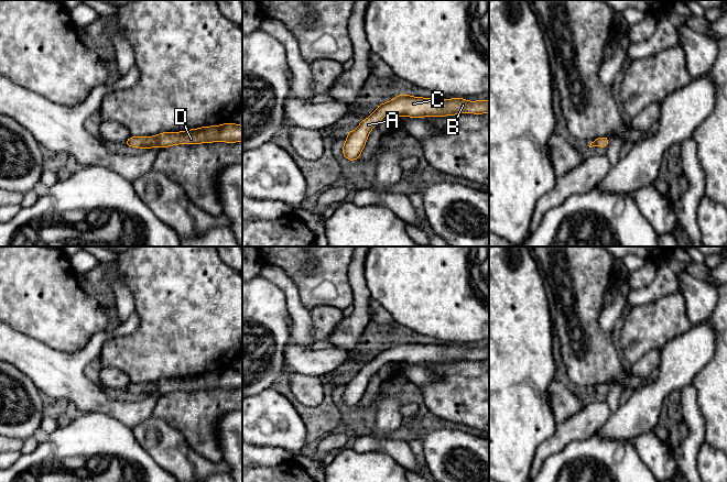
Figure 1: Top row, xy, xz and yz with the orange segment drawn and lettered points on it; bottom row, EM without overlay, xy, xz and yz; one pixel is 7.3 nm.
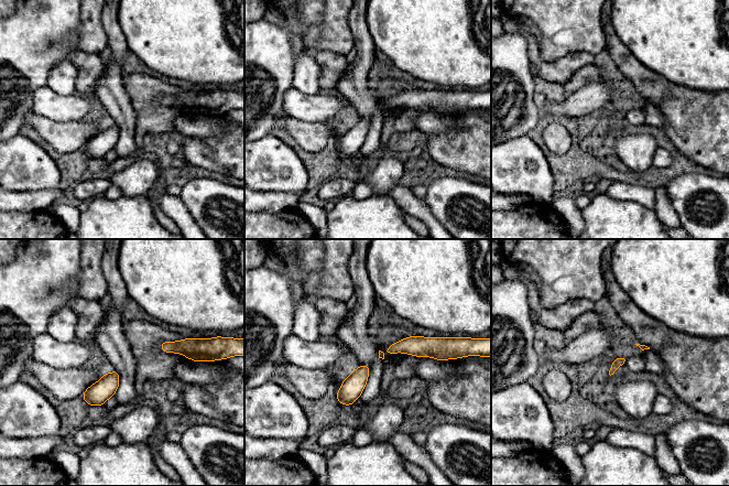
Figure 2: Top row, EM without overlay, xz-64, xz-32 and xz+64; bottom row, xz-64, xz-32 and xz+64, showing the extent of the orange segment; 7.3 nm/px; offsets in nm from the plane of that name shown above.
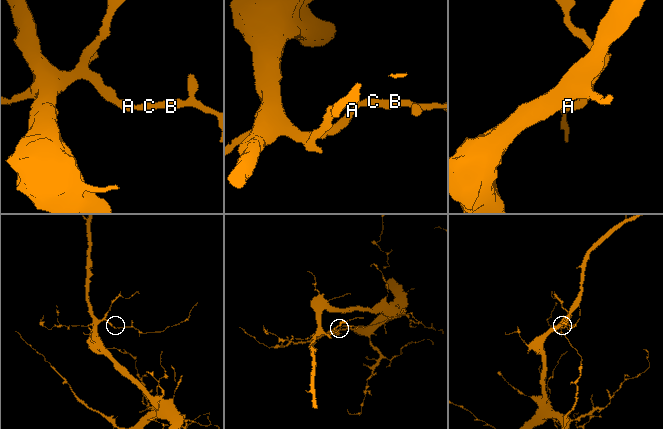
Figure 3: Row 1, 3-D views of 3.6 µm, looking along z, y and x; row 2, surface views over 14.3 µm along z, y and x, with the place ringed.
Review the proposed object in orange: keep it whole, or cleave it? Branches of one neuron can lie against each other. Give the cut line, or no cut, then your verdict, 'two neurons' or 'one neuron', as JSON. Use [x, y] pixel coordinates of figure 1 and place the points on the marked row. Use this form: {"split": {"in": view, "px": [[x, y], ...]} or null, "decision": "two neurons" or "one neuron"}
{"split": null, "decision": "one neuron"}

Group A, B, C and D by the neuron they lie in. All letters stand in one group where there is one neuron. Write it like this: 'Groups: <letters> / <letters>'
Groups: A B C D

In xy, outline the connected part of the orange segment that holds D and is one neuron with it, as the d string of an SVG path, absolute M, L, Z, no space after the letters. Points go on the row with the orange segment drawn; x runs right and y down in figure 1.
M229 122L221 125L203 127L182 132L163 132L155 136L130 136L127 146L151 149L153 146L169 147L176 144L199 144L211 142L236 143L242 141L242 125Z

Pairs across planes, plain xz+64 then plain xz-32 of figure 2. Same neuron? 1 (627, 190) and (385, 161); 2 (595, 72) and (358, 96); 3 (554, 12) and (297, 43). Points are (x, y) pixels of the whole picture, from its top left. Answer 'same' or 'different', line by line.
1: different
2: same
3: different

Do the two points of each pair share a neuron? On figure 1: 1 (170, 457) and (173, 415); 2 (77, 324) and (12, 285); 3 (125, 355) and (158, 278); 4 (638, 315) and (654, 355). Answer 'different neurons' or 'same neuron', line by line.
1: different neurons
2: same neuron
3: same neuron
4: different neurons

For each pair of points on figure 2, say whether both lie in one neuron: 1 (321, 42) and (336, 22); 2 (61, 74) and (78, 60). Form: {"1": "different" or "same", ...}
{"1": "same", "2": "different"}

